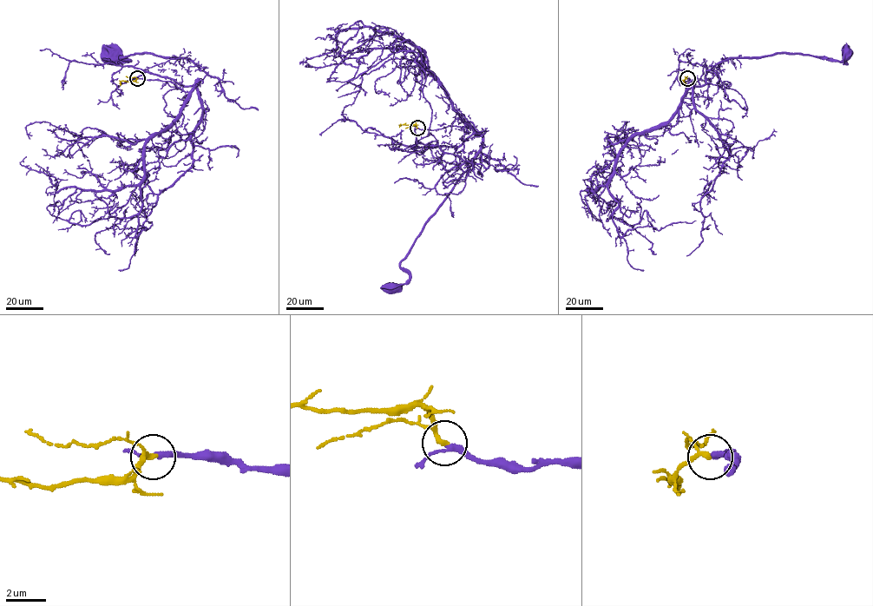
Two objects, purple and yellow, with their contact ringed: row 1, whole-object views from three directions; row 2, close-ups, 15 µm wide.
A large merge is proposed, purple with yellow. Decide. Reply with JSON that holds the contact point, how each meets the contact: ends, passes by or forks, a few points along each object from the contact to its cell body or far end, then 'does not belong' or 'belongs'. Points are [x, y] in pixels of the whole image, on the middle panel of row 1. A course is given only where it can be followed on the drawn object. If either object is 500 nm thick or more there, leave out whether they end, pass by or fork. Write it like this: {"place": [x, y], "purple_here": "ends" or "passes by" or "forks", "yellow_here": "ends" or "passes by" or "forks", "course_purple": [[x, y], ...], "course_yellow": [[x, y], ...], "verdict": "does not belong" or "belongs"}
{"place": [417, 128], "purple_here": "passes by", "yellow_here": "passes by", "course_purple": [[417, 128], [473, 133], [457, 146], [426, 148], [425, 159], [463, 174], [400, 262], [409, 279], [392, 286]], "course_yellow": [[417, 128], [415, 124], [400, 123]], "verdict": "belongs"}

